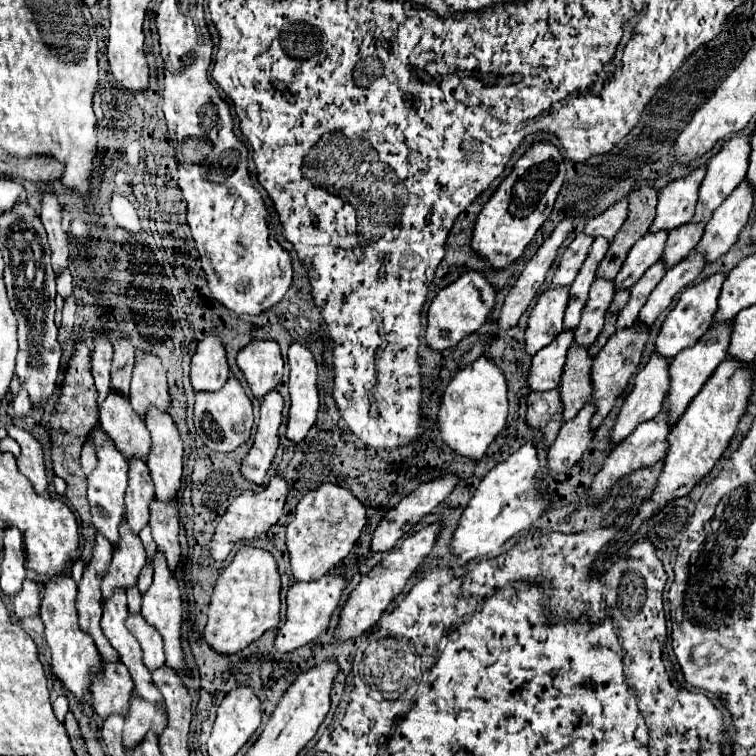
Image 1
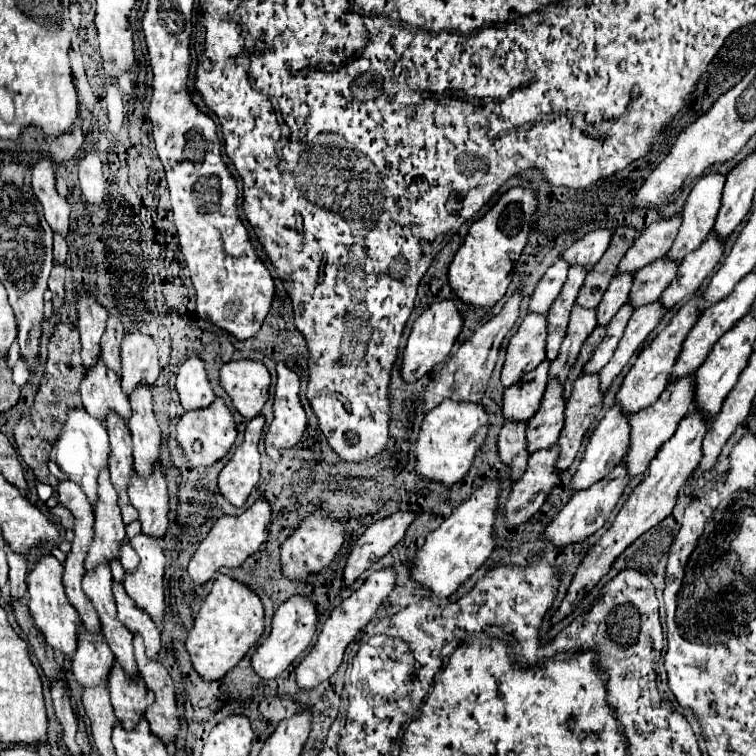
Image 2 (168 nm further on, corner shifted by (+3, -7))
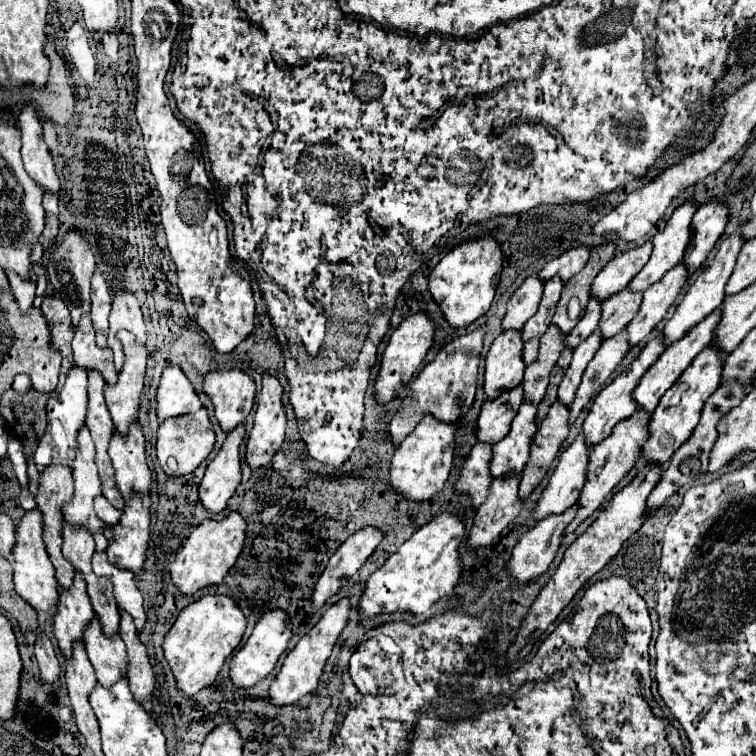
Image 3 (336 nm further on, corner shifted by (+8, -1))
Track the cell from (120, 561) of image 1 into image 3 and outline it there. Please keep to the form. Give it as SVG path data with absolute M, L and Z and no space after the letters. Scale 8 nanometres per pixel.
M83 425L81 433L77 433L77 457L73 461L73 481L75 481L75 491L73 499L63 505L63 517L71 525L87 527L91 533L97 529L105 527L93 509L93 499L95 495L101 493L101 481L97 475L97 465L93 461L95 449L93 441L89 435L89 429Z

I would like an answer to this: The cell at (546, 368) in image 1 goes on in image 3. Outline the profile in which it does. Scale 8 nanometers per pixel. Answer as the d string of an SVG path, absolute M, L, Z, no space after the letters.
M513 389L505 391L495 401L485 401L477 419L477 441L495 445L509 433L509 425L517 415L519 405L523 403L523 391Z

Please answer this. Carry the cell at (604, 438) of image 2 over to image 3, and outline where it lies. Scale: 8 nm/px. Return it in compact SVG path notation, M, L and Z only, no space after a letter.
M579 435L575 443L571 443L563 451L559 465L553 469L551 479L531 513L531 521L537 523L549 515L559 515L571 505L575 505L581 487L585 485L589 451L591 449L585 445L583 435Z

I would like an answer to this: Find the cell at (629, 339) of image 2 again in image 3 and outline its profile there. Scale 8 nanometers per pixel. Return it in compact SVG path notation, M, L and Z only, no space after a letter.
M625 331L617 333L617 337L605 341L599 347L599 351L595 353L595 357L591 359L591 363L587 365L587 369L583 373L583 379L575 393L573 403L569 405L569 425L575 423L581 409L593 399L593 395L603 389L603 385L609 381L611 373L617 369L617 365L621 363L621 359L625 357L627 351L629 351L629 347L627 347Z

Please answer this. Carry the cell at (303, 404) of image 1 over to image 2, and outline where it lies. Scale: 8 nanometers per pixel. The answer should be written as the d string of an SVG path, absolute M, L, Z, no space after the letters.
M282 361L276 367L278 381L276 381L276 397L274 397L274 421L266 431L266 453L278 461L284 449L292 449L306 425L304 405L300 401L300 375L296 375L290 367Z

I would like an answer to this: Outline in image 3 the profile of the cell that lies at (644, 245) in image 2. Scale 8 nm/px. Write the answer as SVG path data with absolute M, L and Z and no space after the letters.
M647 241L645 245L625 251L621 255L615 255L605 267L603 271L595 277L593 287L591 287L591 297L605 301L607 297L613 297L617 293L621 293L631 279L643 269L643 265L649 261L651 257L651 241Z

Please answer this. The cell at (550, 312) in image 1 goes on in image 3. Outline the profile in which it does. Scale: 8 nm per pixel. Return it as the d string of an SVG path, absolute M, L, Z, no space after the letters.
M507 331L501 333L487 357L485 357L485 375L483 391L487 399L497 399L503 391L509 391L521 385L525 373L525 363L521 359L521 333Z

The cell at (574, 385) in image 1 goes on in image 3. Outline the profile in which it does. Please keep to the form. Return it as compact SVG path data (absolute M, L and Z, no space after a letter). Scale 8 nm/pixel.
M523 403L517 417L513 419L511 431L505 439L501 439L493 447L493 457L489 463L491 477L507 477L507 475L519 475L529 459L529 447L531 439L537 431L535 423L537 407L533 403Z

